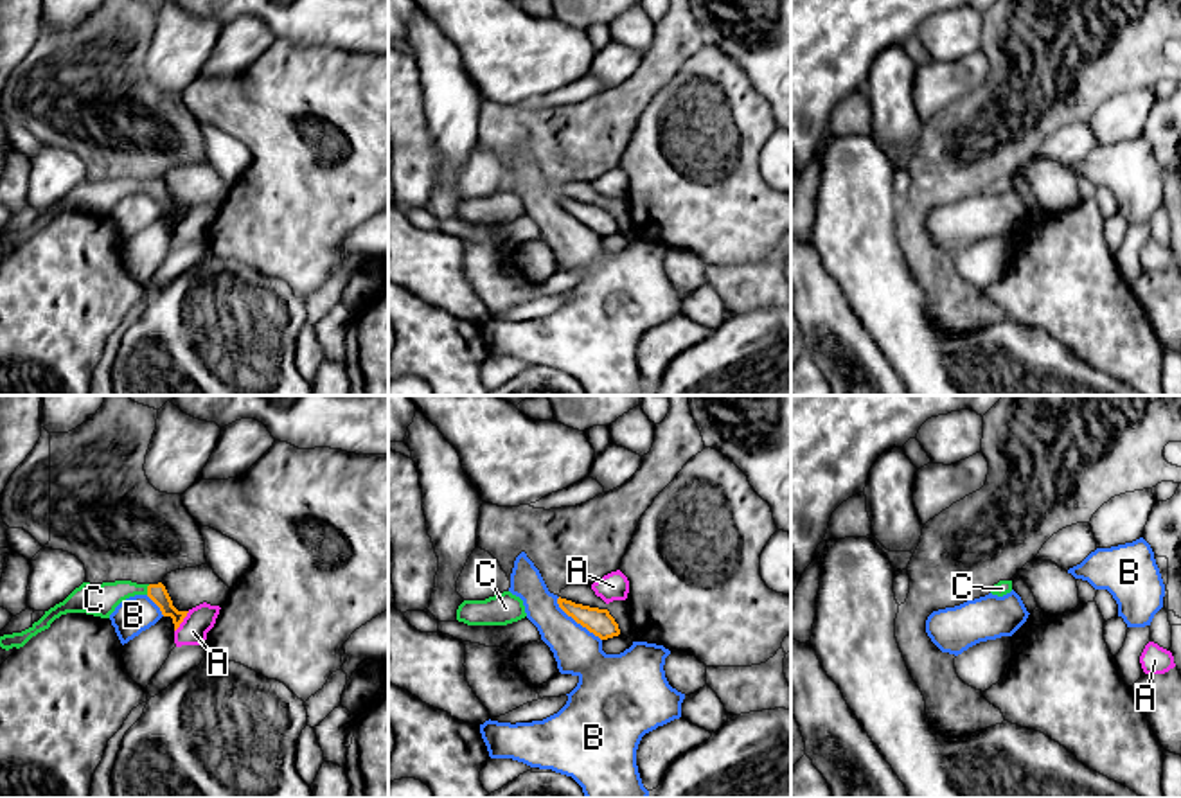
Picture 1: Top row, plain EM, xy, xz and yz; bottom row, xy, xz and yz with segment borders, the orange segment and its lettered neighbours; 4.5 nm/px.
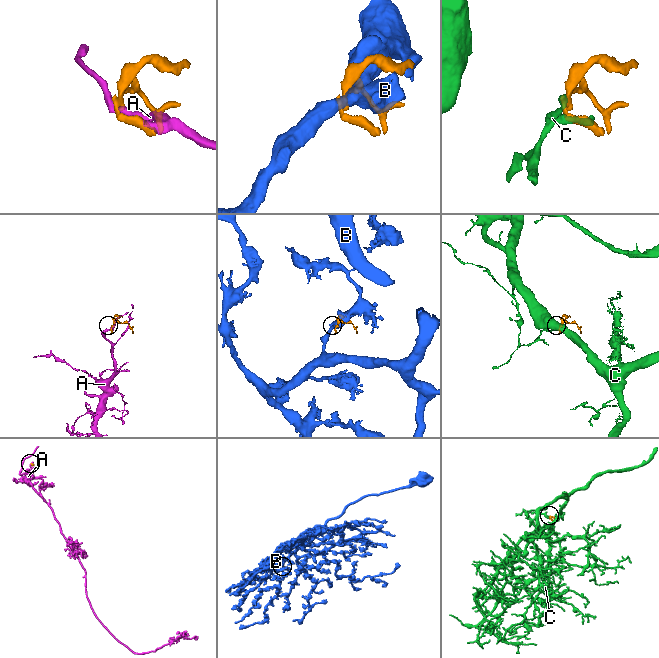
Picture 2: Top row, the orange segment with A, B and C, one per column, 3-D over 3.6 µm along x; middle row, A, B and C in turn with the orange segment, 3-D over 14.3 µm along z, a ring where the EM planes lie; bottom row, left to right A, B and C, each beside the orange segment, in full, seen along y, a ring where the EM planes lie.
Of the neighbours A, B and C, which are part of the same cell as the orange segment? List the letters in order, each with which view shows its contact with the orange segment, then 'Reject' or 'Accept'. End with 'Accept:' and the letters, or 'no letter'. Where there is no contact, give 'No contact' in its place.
A: Touches orange in xy. Reject
B: Touches orange in xz. Reject
C: Touches orange in xy. Accept
Accept: C

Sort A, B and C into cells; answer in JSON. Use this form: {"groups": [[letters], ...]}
{"groups": [["A"], ["B"], ["C"]]}

